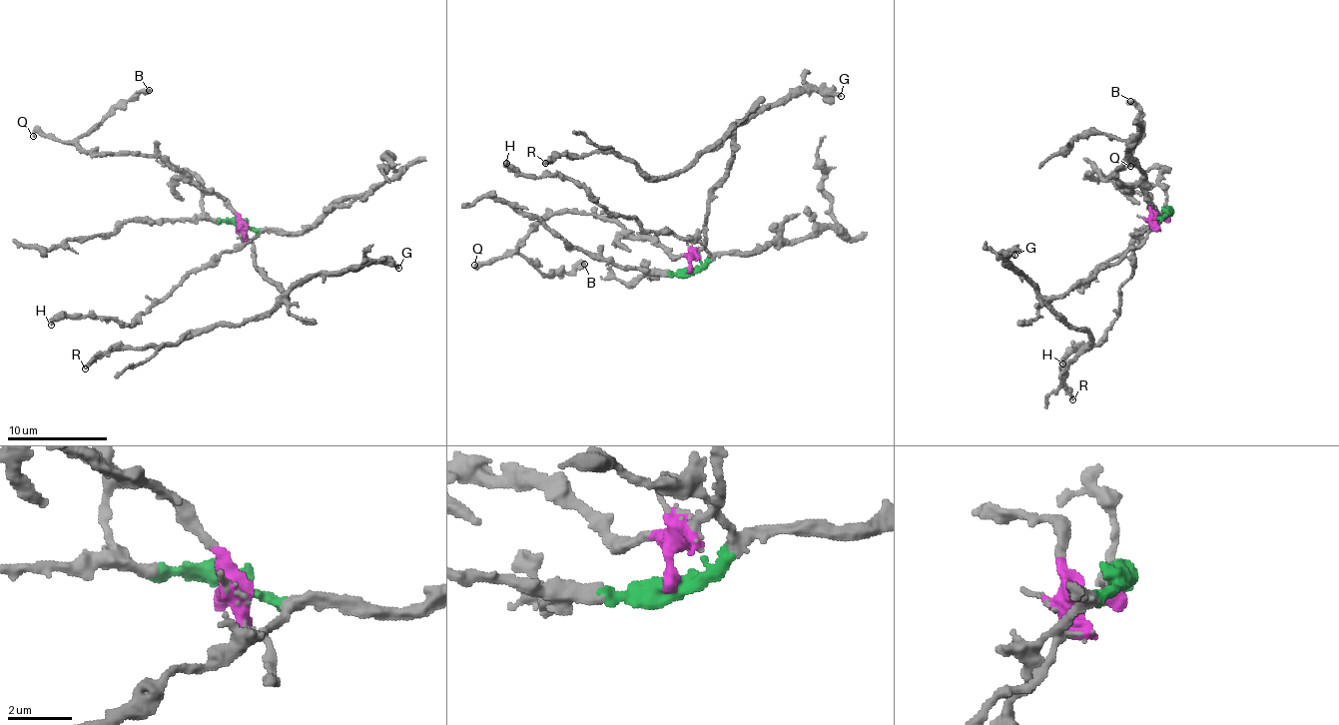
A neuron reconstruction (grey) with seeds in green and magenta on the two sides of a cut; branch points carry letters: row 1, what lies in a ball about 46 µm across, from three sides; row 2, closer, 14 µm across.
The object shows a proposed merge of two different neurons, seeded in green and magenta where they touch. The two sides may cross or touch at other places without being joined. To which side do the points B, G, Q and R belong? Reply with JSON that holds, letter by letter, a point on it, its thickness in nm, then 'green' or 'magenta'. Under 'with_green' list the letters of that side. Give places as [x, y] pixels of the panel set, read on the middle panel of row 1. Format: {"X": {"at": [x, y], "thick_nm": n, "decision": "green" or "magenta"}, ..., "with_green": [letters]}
{"B": {"at": [584, 264], "thick_nm": 500, "decision": "magenta"}, "G": {"at": [841, 96], "thick_nm": 260, "decision": "magenta"}, "Q": {"at": [474, 265], "thick_nm": 360, "decision": "magenta"}, "R": {"at": [545, 163], "thick_nm": 280, "decision": "magenta"}, "with_green": []}

